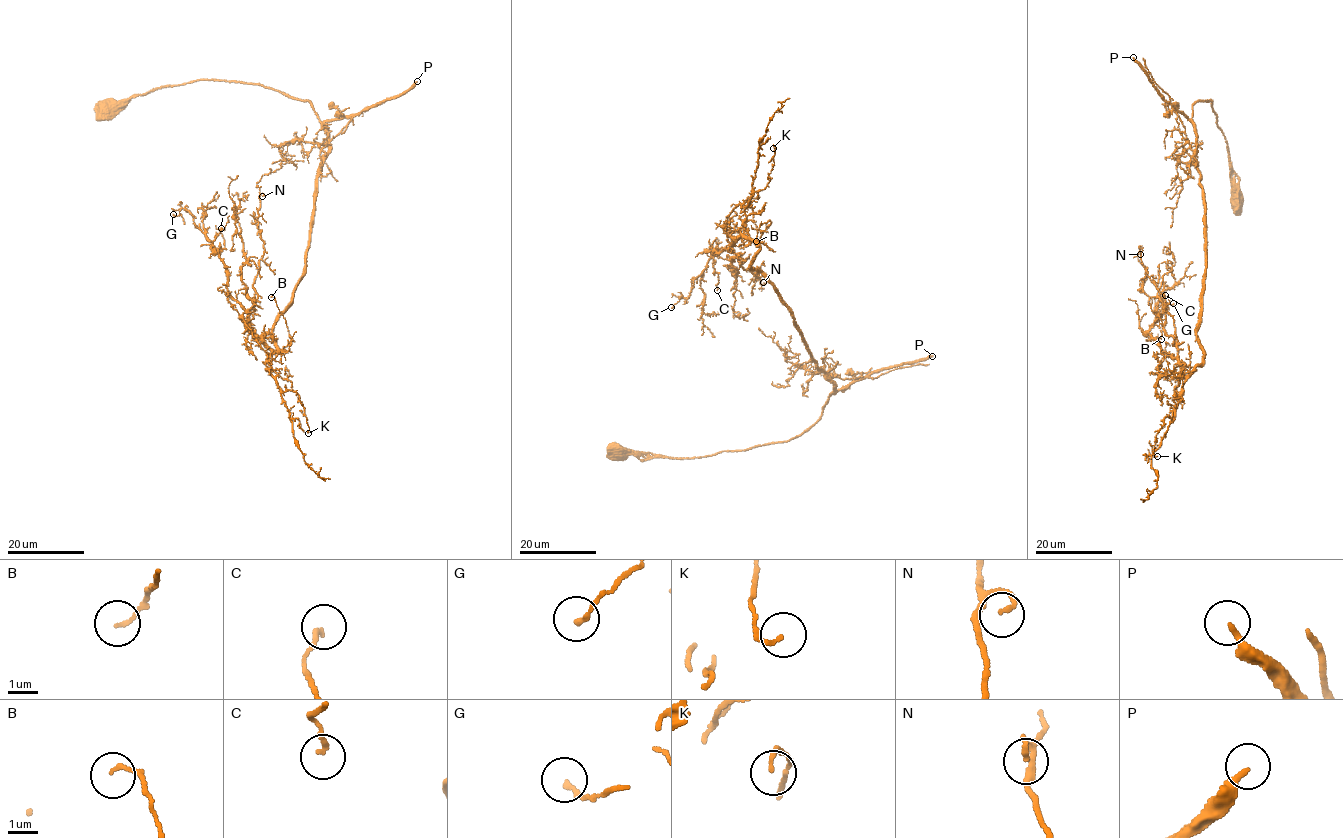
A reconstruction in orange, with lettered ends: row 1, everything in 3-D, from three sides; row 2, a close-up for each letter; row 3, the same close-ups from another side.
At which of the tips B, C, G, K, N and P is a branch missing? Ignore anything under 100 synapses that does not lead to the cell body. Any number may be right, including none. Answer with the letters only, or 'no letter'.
P

